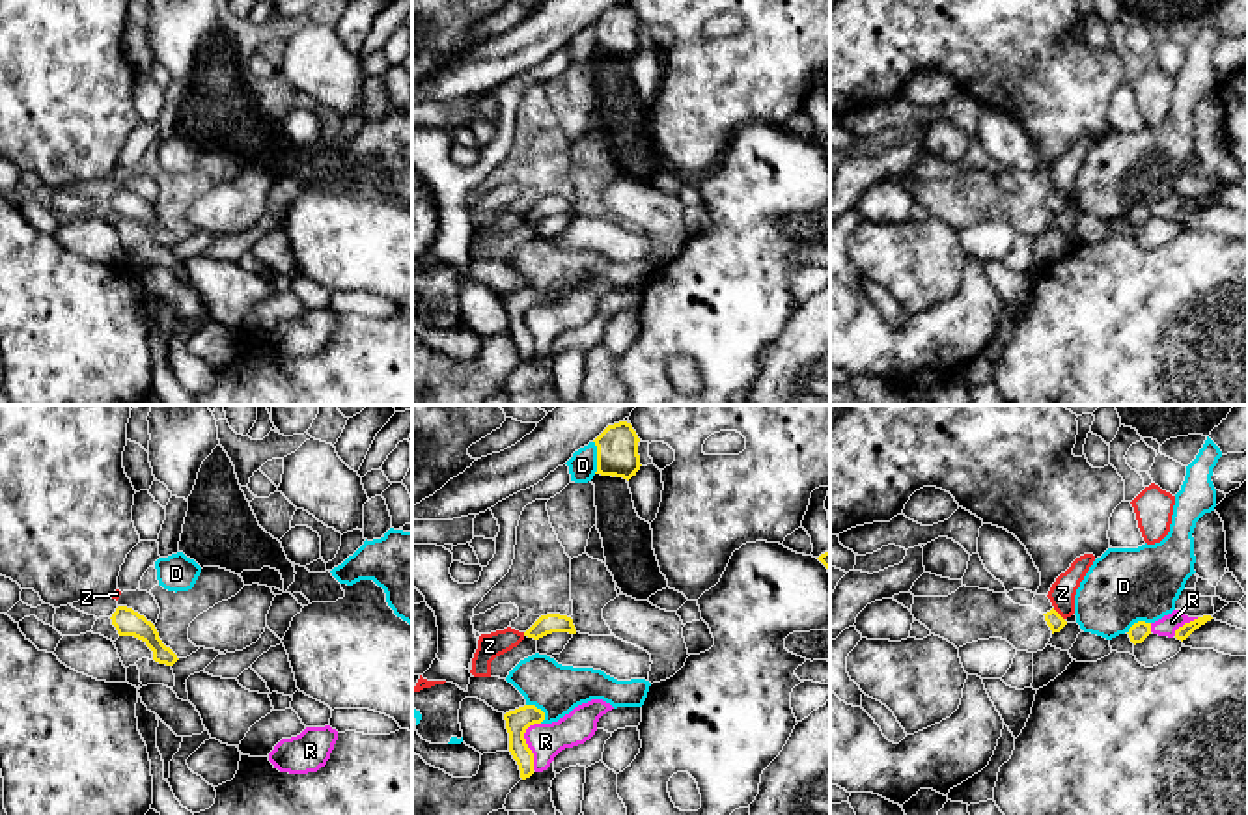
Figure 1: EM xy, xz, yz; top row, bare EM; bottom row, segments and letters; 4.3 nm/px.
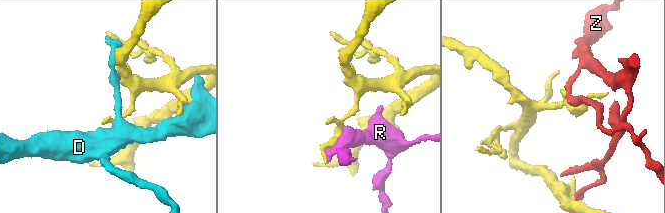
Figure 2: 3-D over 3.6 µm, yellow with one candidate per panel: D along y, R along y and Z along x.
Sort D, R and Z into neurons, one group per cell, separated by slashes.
D / R / Z

